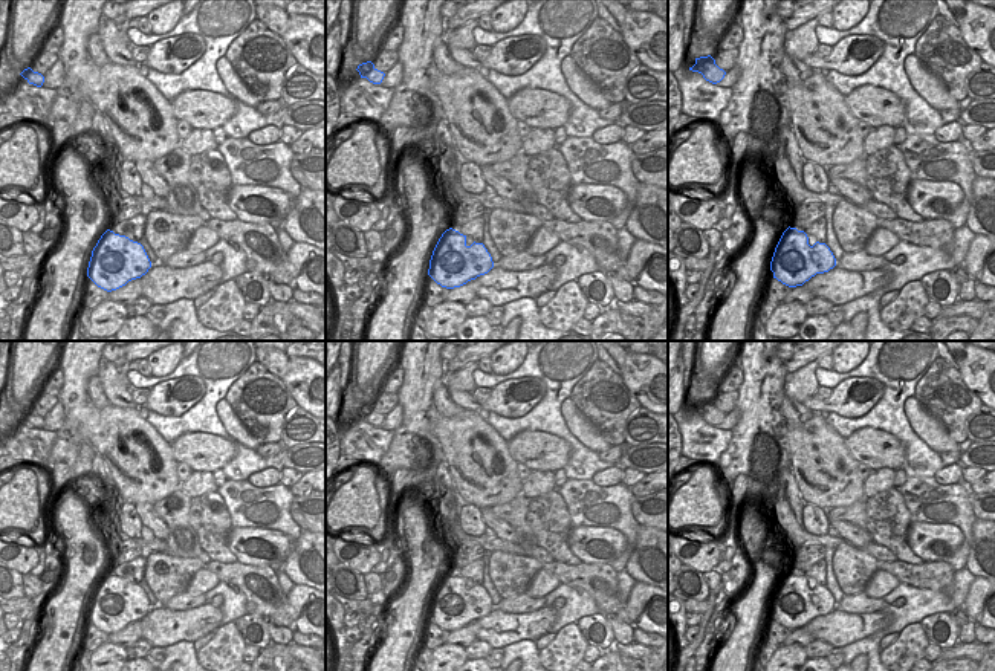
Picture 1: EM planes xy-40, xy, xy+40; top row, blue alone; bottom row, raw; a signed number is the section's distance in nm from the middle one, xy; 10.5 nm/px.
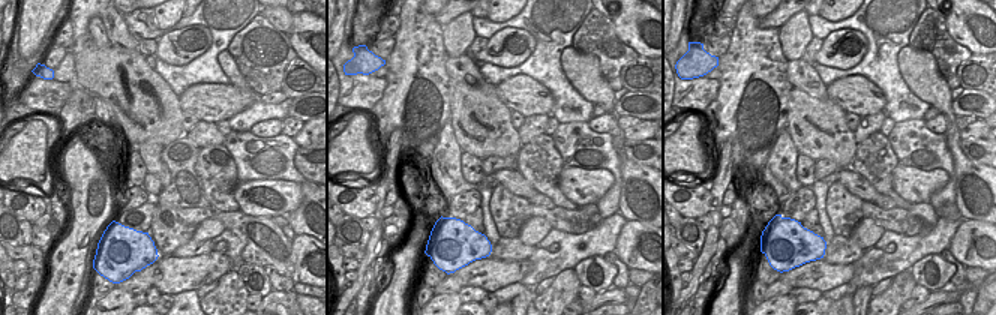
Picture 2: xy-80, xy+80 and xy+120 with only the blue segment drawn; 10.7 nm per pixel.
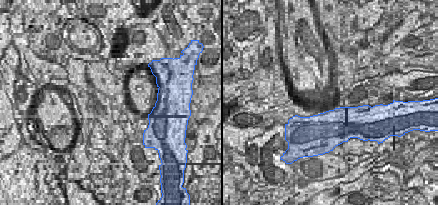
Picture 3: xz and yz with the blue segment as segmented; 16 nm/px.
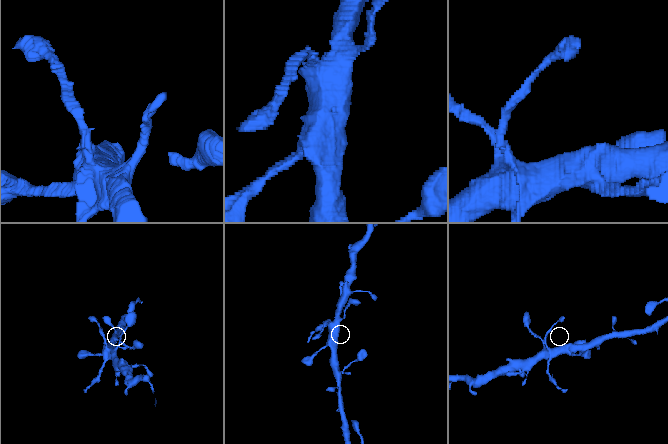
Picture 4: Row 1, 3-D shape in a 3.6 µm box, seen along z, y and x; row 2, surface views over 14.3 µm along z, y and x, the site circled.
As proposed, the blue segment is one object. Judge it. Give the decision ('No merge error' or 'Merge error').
Merge error.

